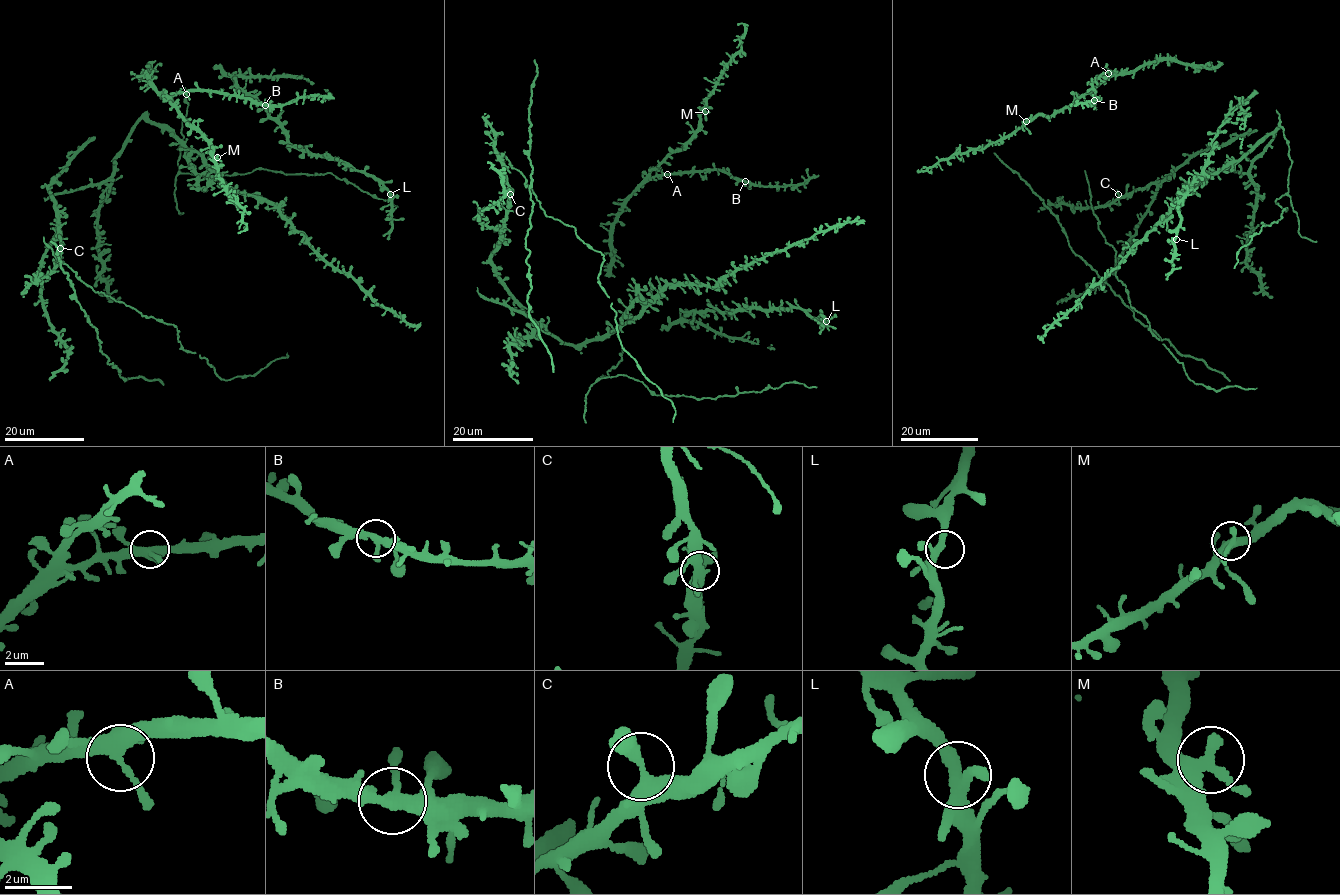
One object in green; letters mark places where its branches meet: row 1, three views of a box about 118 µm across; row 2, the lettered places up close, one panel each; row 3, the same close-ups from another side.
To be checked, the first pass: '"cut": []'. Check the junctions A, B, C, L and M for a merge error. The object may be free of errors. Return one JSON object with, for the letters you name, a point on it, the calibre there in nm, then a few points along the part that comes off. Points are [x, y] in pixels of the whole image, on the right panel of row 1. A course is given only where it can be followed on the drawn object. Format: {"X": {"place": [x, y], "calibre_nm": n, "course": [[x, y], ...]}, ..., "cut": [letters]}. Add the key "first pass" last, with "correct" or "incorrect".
{"cut": [], "first pass": "correct"}

